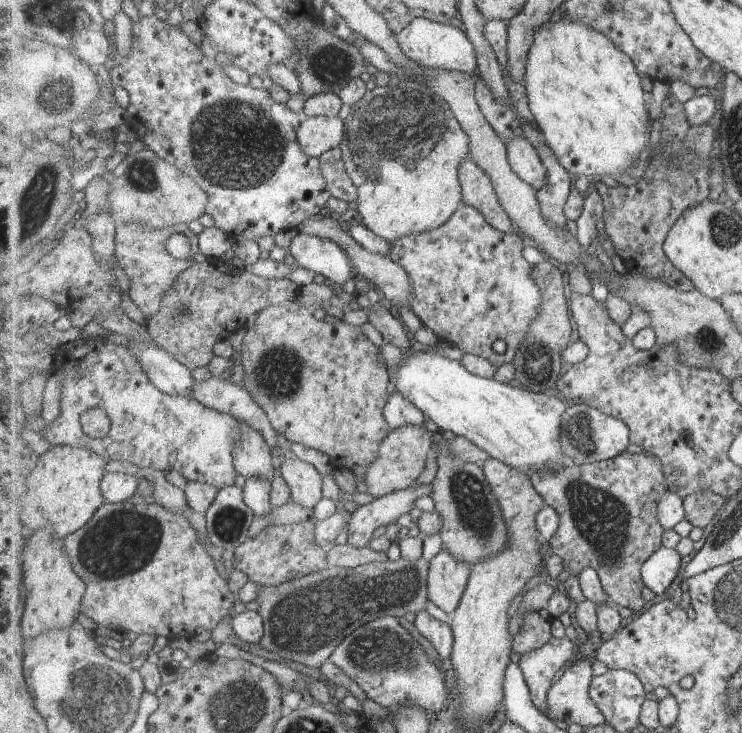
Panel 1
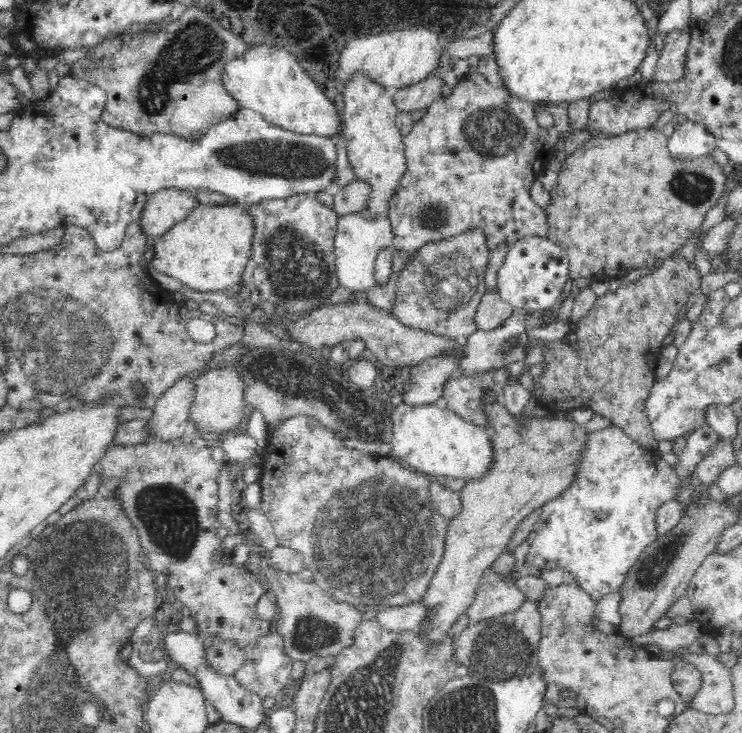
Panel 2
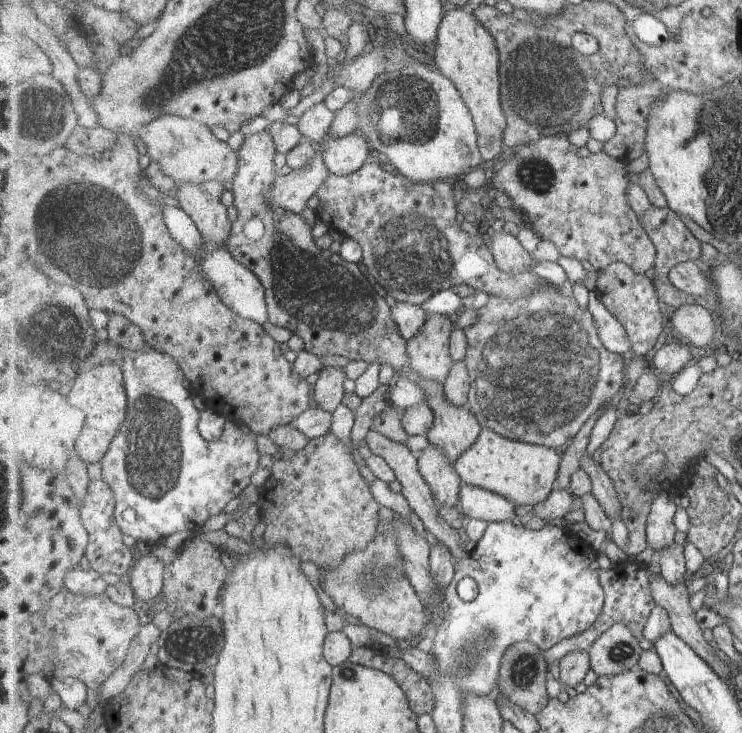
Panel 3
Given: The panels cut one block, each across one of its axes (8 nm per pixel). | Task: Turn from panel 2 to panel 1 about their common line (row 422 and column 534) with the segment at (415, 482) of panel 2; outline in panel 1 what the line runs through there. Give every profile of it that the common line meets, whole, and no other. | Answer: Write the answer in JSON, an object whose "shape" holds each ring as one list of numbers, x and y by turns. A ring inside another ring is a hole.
{"shape":[[461,204,456,214,443,226,422,233,402,236,390,241,390,243,389,256,407,271,412,282,412,312,421,320,421,324,432,330,437,336,438,341,456,346,463,353,471,353,490,360,495,368,501,368,506,362,513,364,517,356,517,351,521,348,521,343,528,336,528,332,532,328,533,322,540,315,542,305,544,304,544,296,542,295,540,286,532,276,534,268,525,260,525,256,523,256,523,248,525,248,528,240,520,232,516,231,515,233,505,234,497,230,492,224,489,224,485,214,479,208,473,207,471,204],[497,340,503,340,506,343,506,351,503,354,497,354,493,350,493,342,497,342]]}

